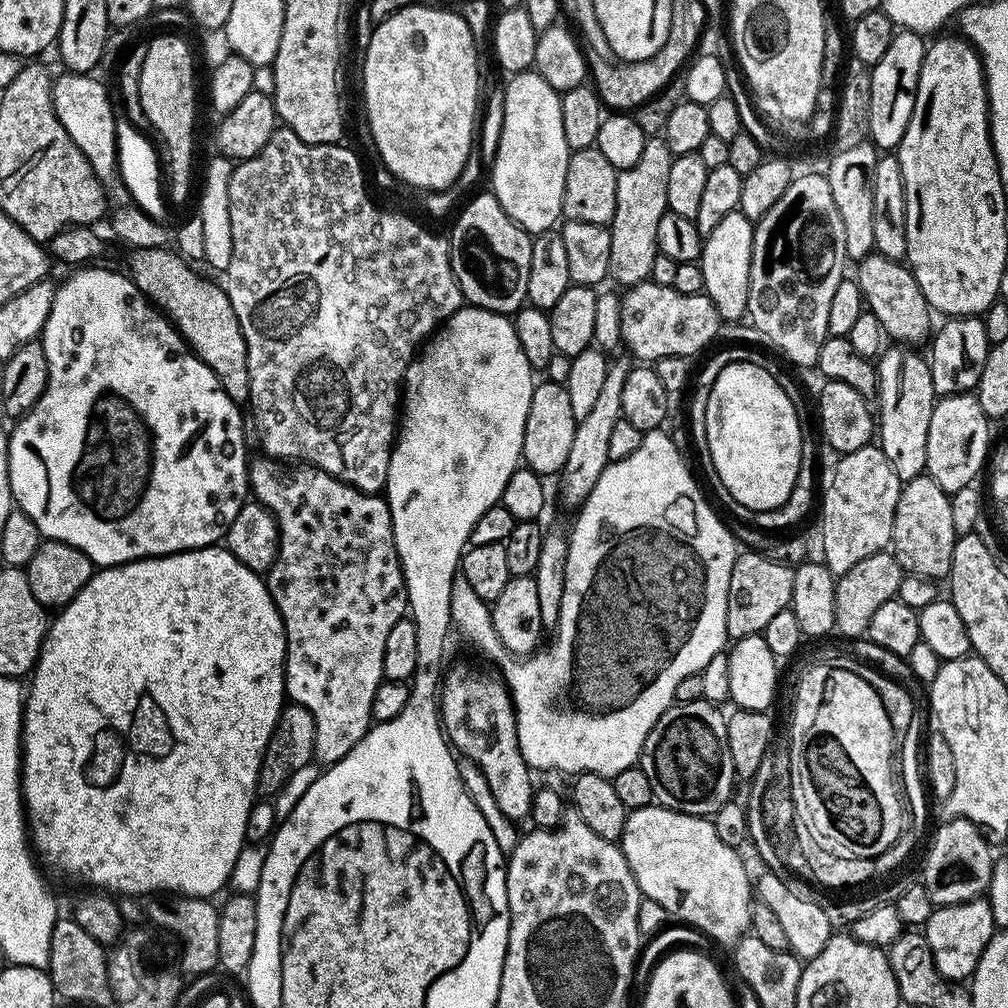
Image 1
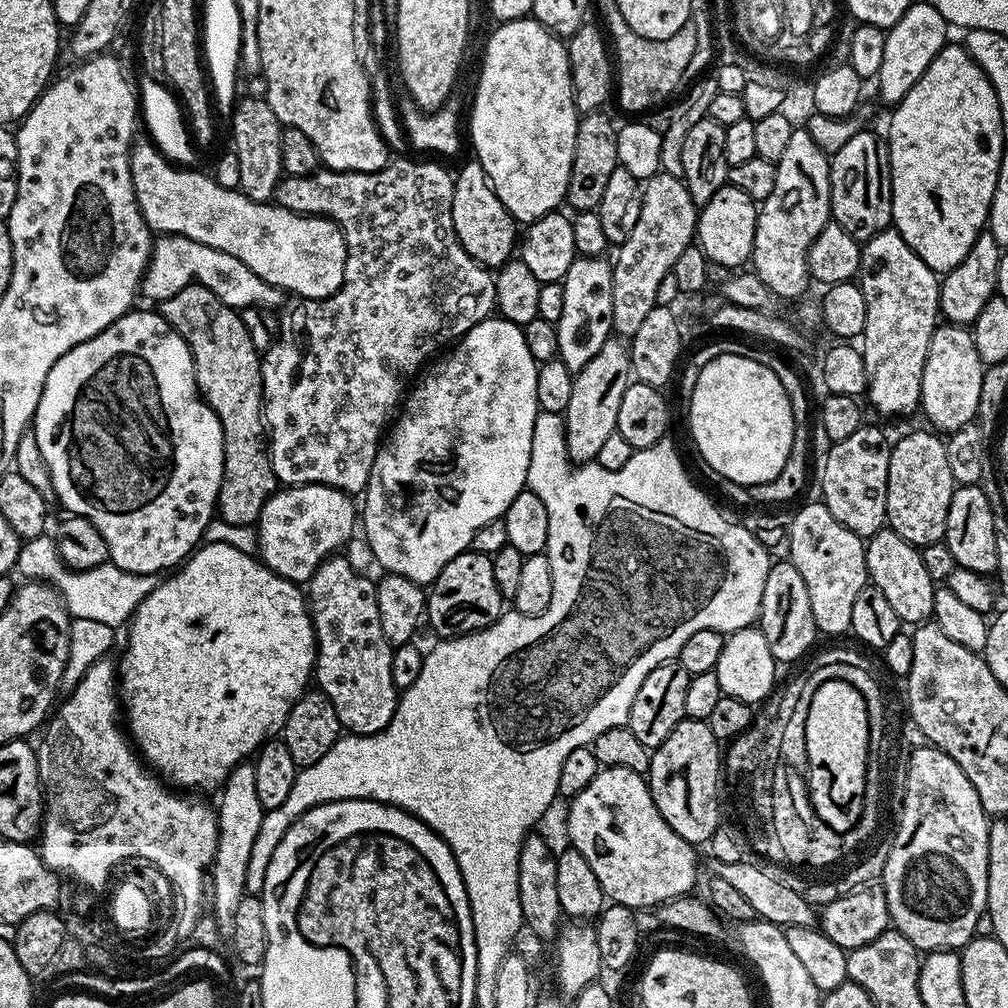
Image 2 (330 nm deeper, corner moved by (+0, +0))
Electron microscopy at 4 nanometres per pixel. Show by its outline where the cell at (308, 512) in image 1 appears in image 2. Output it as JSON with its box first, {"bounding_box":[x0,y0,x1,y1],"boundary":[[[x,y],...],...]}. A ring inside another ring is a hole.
{"bounding_box":[306,554,398,736],"boundary":[[[333,554],[323,560],[306,582],[306,603],[308,614],[312,618],[312,629],[316,631],[316,663],[314,680],[319,691],[330,698],[334,710],[340,719],[341,729],[357,736],[369,736],[383,732],[396,709],[398,689],[390,674],[393,645],[386,642],[382,634],[382,622],[378,622],[378,598],[376,585],[367,580],[344,554]]]}

